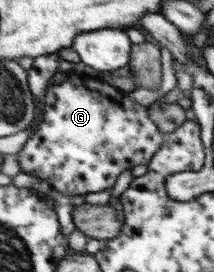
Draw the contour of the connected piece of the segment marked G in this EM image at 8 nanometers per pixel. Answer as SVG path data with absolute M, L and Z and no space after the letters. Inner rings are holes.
M71 74L61 84L51 86L48 89L48 96L46 97L46 112L43 118L44 120L40 123L39 129L26 143L25 148L19 153L21 172L47 180L53 189L65 200L73 196L82 196L89 194L89 192L101 192L101 190L105 190L105 188L111 188L111 186L115 184L117 176L119 176L123 170L127 170L127 168L133 169L137 165L148 165L150 161L154 159L154 156L160 151L163 140L165 140L165 135L159 131L159 128L153 124L151 118L149 118L145 106L137 104L133 98L127 98L125 92L117 90L116 87L105 83L105 81L81 74Z

